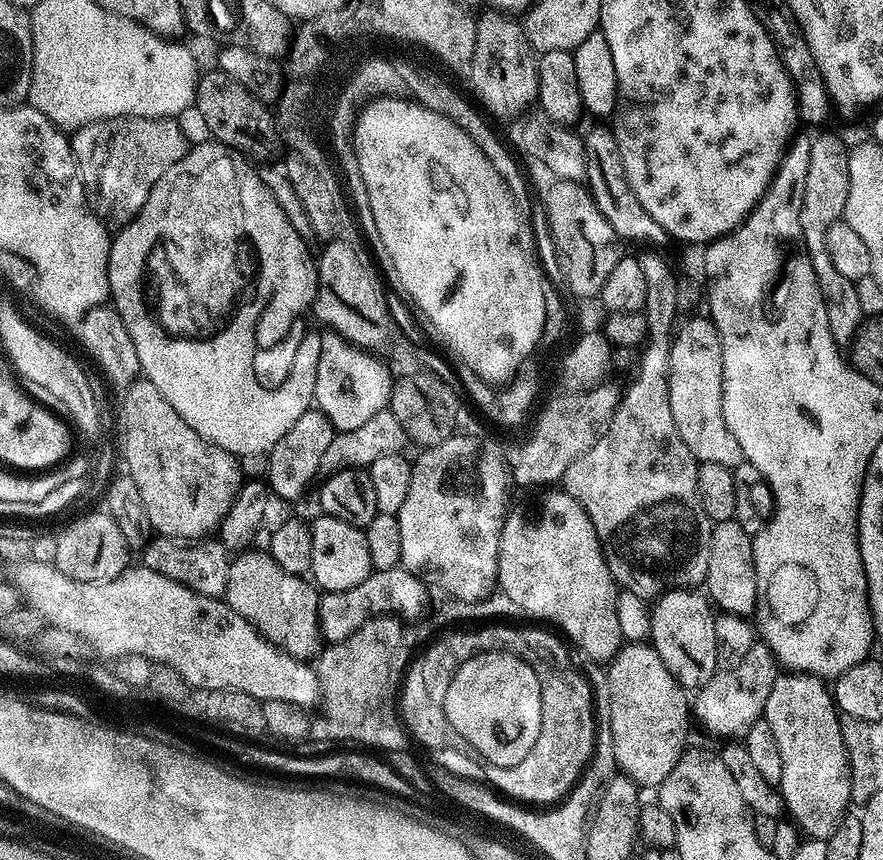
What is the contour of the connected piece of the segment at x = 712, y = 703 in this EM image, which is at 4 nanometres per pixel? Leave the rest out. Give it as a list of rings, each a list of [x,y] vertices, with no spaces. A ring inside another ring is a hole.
[[[757,642],[738,666],[717,670],[703,688],[694,696],[694,720],[720,742],[740,742],[744,735],[764,715],[766,698],[778,675],[778,665],[772,652],[762,642]]]

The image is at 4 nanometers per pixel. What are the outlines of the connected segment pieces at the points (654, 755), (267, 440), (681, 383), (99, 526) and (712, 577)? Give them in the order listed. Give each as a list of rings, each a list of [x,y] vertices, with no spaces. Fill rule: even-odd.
[[[628,642],[606,668],[610,686],[610,732],[616,767],[641,789],[659,789],[686,750],[684,739],[690,724],[690,696],[666,670],[648,642]]]
[[[209,142],[210,144],[193,143],[188,153],[150,190],[150,198],[146,198],[146,206],[134,217],[129,224],[115,233],[108,249],[108,291],[111,303],[122,318],[126,330],[130,330],[130,338],[134,338],[134,350],[138,350],[138,362],[141,373],[147,383],[154,385],[158,394],[178,410],[182,422],[190,426],[190,430],[197,432],[203,440],[209,440],[214,446],[232,453],[239,458],[246,454],[269,453],[272,448],[306,414],[314,404],[314,382],[318,370],[319,347],[312,346],[305,352],[300,352],[284,368],[284,376],[280,376],[267,388],[256,376],[268,376],[276,364],[276,356],[272,351],[288,336],[288,331],[296,324],[296,319],[305,311],[311,309],[316,299],[316,260],[308,253],[309,241],[300,237],[298,230],[290,226],[290,218],[282,214],[282,206],[274,198],[274,194],[265,186],[259,171],[247,164],[249,161],[243,155],[237,154],[224,144]]]
[[[707,315],[696,316],[679,325],[668,352],[668,393],[670,414],[678,426],[678,438],[686,442],[686,450],[700,464],[715,462],[717,466],[734,469],[745,463],[738,438],[730,434],[722,414],[722,338]]]
[[[107,511],[92,512],[81,520],[76,520],[64,533],[57,535],[57,570],[74,578],[78,582],[94,582],[95,580],[113,580],[129,567],[130,549],[122,538],[122,530],[118,530],[116,519]]]
[[[735,518],[718,520],[712,525],[706,596],[721,613],[729,612],[748,618],[756,611],[756,567],[752,542],[753,537],[748,536],[742,526],[738,526]]]

